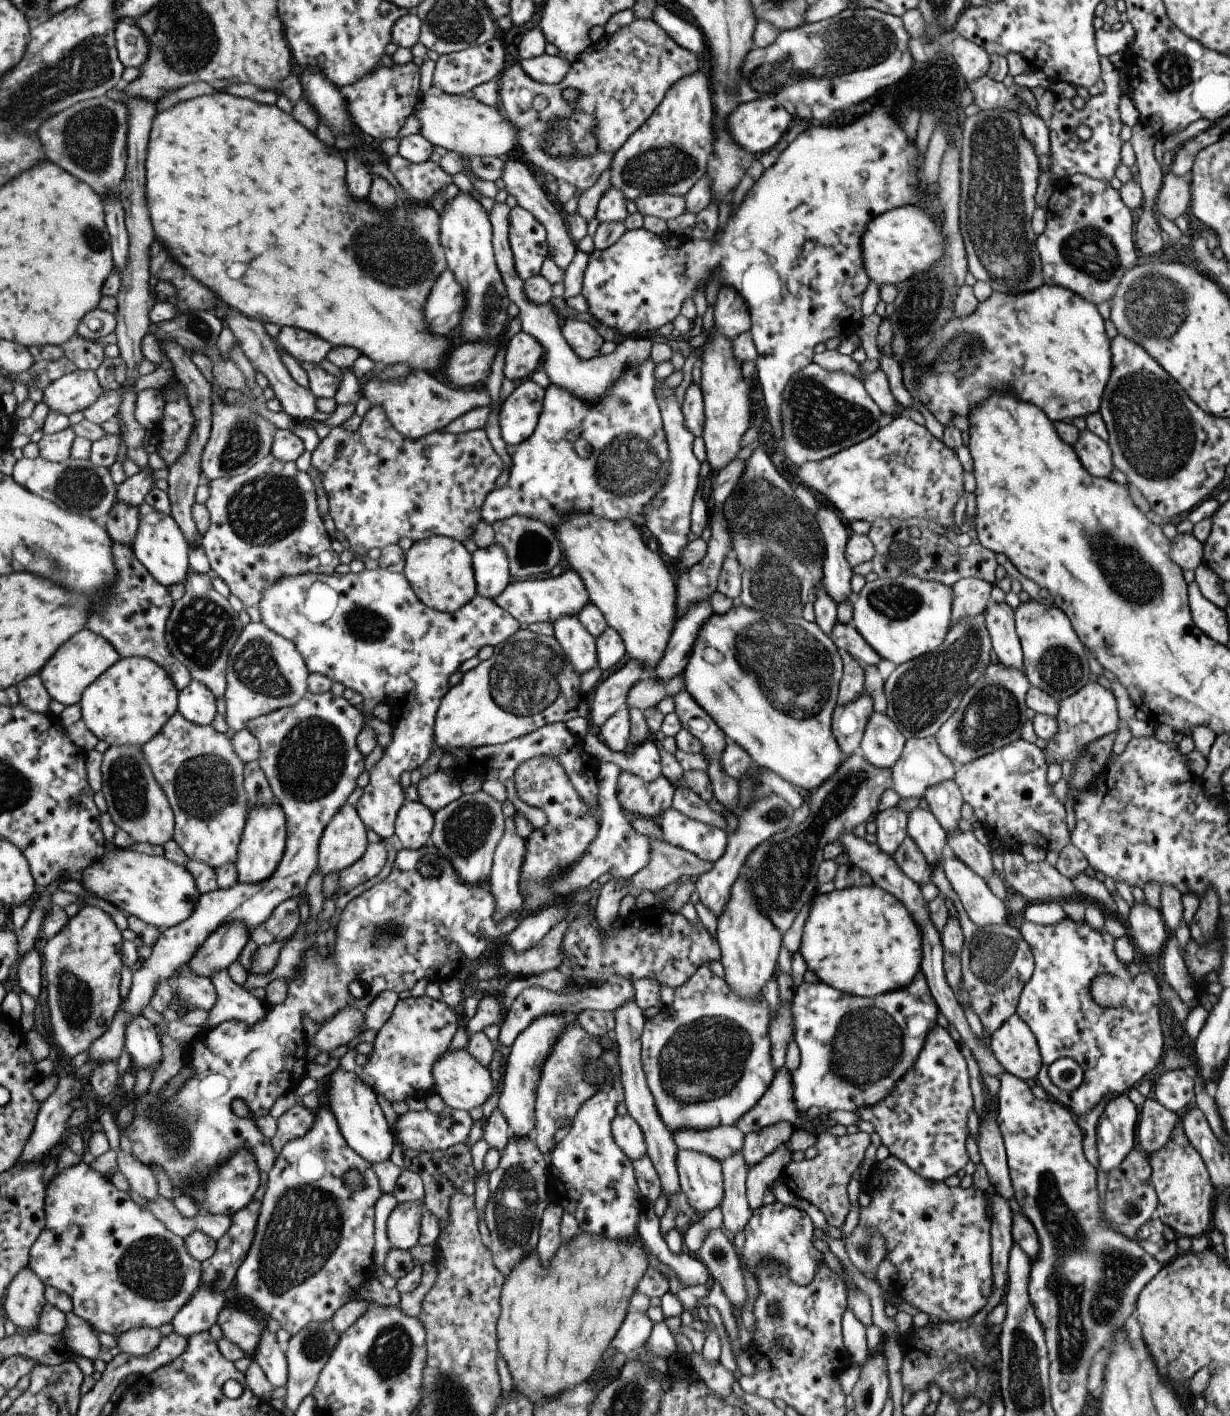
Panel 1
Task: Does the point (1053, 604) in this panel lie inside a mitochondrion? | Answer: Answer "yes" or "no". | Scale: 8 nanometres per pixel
no

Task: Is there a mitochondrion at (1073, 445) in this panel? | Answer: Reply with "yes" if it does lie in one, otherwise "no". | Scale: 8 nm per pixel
no

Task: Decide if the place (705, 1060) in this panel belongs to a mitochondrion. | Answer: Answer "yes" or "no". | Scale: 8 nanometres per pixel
yes

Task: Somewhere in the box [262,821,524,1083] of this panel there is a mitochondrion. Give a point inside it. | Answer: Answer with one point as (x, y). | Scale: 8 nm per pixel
(427, 869)

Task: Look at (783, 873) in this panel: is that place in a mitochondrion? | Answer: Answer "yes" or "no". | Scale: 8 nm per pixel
yes

